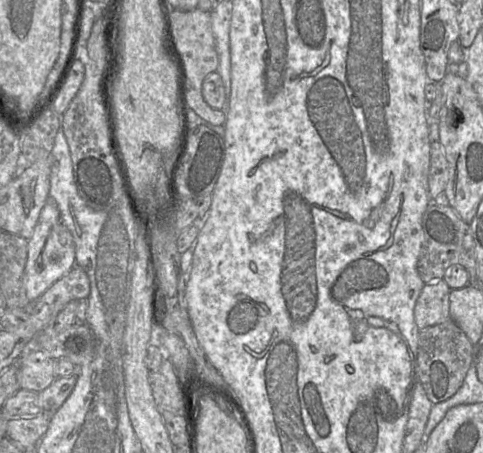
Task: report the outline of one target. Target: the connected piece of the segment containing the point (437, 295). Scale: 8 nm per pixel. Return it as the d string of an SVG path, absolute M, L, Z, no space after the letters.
M443 279L424 284L414 307L415 324L419 330L451 319L450 292L451 288Z

